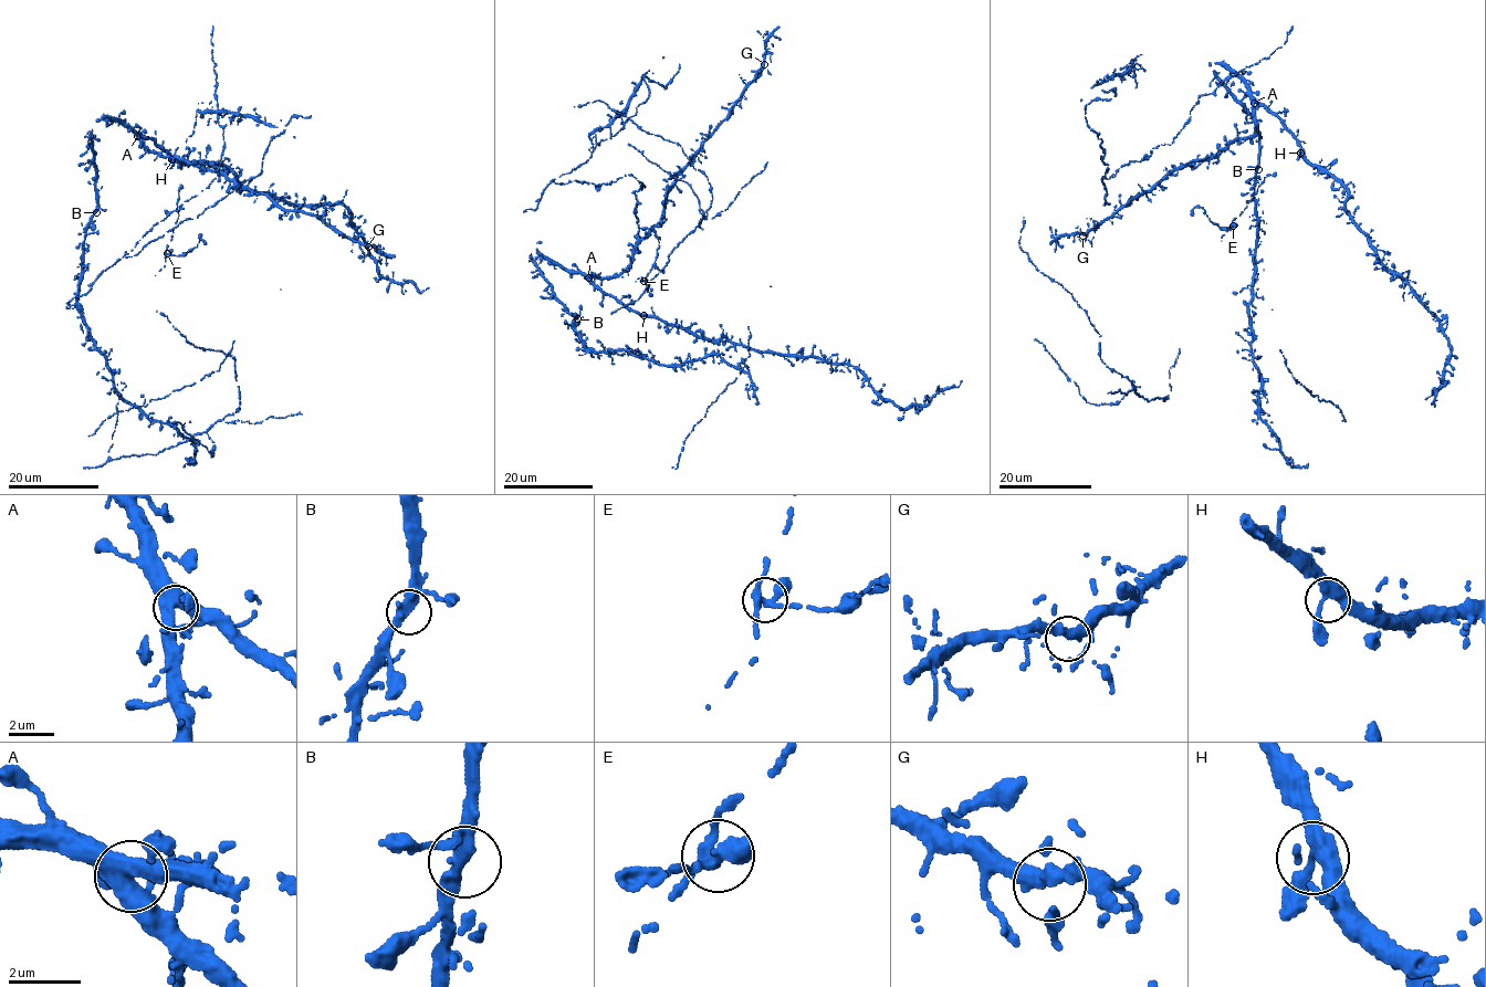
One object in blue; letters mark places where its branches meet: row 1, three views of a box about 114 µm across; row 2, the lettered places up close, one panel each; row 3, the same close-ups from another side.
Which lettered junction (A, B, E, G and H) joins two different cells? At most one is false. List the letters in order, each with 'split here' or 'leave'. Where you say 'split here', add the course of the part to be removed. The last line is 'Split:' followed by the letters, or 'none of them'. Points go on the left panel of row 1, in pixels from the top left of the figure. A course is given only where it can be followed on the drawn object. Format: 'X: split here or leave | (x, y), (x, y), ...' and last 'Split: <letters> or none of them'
A: leave
B: leave
E: split here | (167, 253), (181, 255), (191, 251), (197, 247), (200, 235), (206, 244)
G: leave
H: leave
Split: E

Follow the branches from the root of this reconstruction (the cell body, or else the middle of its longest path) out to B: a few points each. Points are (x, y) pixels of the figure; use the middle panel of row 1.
B: (539, 269), (553, 295), (577, 318)

